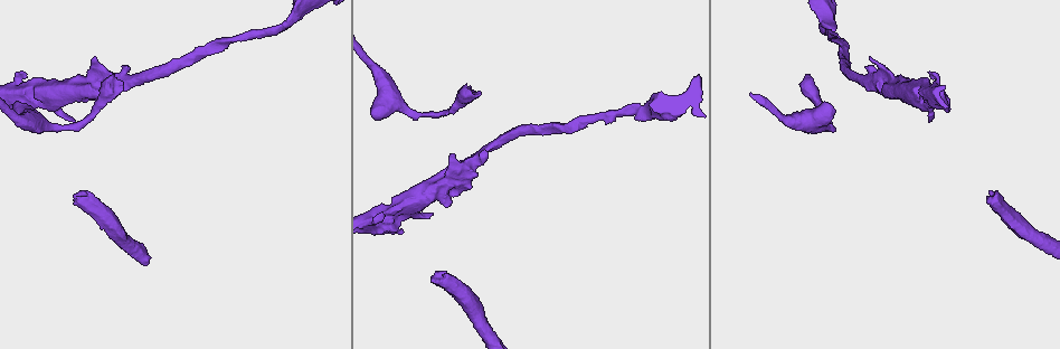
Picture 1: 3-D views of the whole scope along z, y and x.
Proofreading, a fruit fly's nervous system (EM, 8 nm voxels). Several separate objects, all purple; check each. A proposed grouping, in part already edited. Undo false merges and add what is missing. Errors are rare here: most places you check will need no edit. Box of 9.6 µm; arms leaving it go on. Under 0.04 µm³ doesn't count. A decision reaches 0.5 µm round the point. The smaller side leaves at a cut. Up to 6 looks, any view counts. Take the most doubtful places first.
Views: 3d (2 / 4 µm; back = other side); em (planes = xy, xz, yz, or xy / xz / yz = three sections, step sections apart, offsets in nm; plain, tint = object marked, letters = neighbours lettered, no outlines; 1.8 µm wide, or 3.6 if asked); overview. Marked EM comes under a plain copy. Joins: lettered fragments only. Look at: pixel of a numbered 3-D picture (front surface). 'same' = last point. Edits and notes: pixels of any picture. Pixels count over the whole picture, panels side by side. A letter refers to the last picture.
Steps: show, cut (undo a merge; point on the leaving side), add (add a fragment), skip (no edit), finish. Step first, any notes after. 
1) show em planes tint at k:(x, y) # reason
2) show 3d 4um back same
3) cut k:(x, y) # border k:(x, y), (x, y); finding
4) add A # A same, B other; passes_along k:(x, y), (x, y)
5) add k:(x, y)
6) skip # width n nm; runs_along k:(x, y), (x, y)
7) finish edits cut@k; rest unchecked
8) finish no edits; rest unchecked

show em planes letters at 1:(813, 78) # long arm stops here

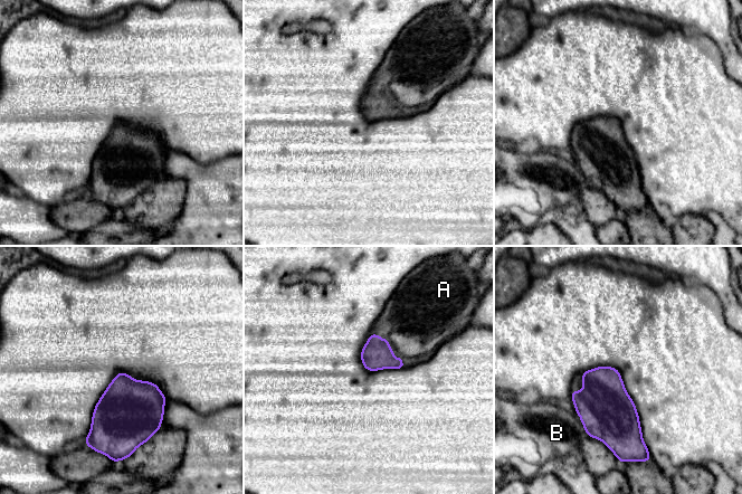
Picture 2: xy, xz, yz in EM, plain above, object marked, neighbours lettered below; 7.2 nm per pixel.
add 2:(403, 311) # A same, B other; it goes on there

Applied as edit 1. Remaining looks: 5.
show overview # see it whole again

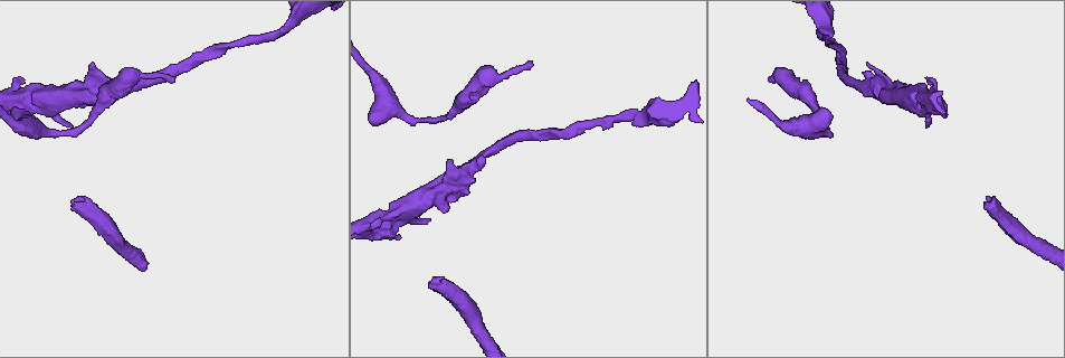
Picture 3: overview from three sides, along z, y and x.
show em xz step 4 letters at 3:(172, 82) # branch stops here

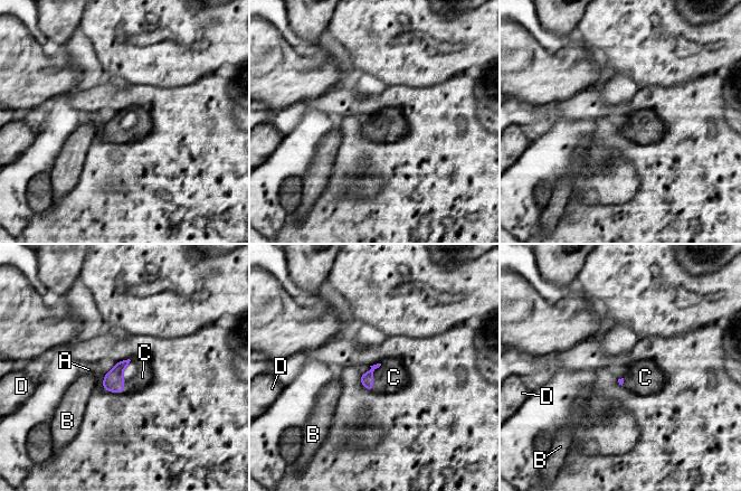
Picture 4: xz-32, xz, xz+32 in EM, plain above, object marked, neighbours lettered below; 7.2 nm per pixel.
add 4:(393, 377) # A other, B other, C same, D other; passes_along 4:(367, 379), (372, 383), (393, 377); the cell continues

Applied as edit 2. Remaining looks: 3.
show 3d 2um at 3:(430, 289) # thick end

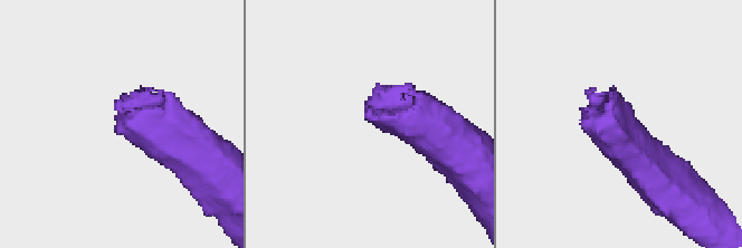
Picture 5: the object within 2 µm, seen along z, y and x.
show em xy step 4 letters at 5:(114, 105)

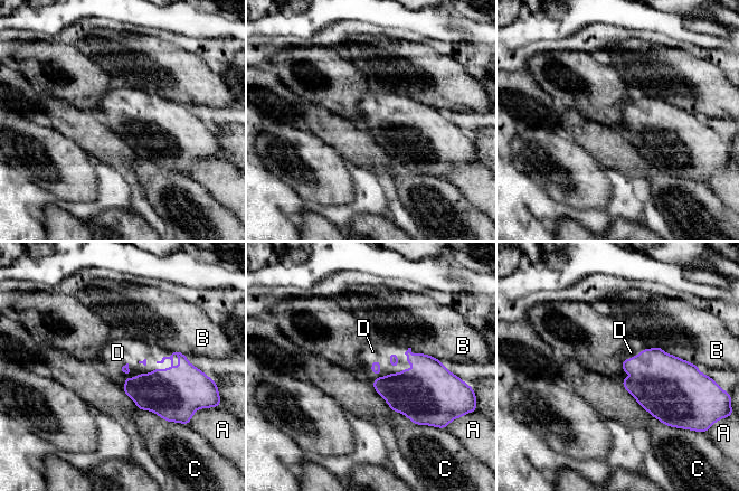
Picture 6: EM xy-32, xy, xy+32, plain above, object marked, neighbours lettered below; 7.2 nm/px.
show em planes letters same # another direction

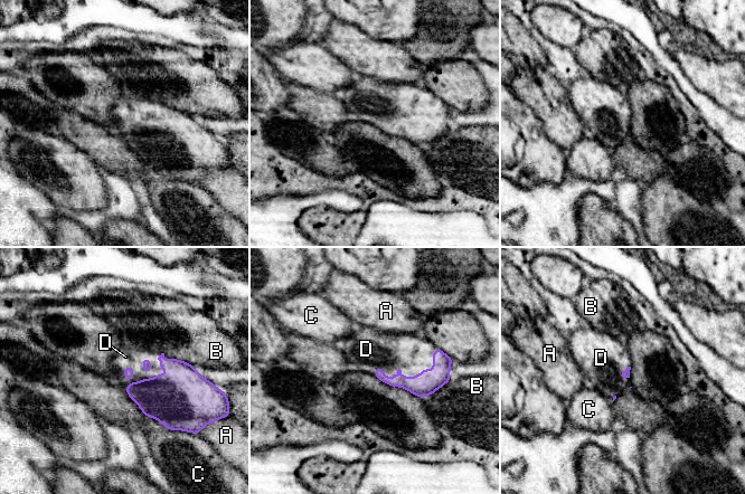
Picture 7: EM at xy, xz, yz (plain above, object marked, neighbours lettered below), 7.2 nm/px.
add 7:(412, 353) # A other, B other, C other, D same; passes_along 7:(426, 382), (405, 377), (412, 353); it goes on there

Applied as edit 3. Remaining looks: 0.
finish edits add@2, add@4, add@7; rest unchecked

